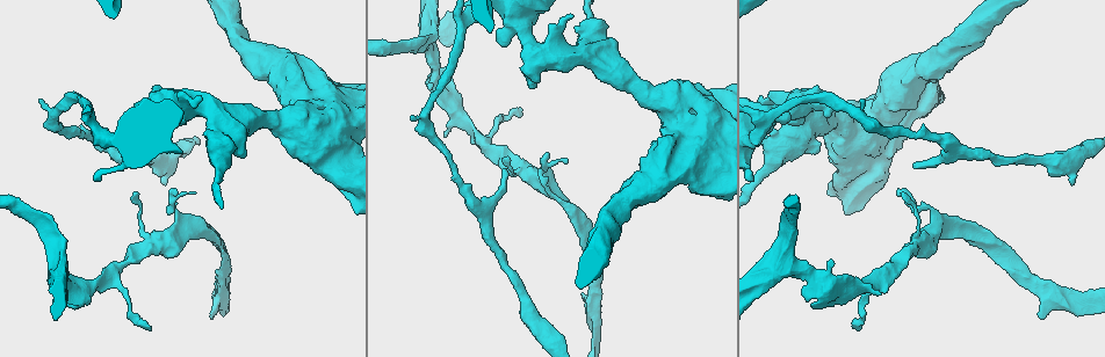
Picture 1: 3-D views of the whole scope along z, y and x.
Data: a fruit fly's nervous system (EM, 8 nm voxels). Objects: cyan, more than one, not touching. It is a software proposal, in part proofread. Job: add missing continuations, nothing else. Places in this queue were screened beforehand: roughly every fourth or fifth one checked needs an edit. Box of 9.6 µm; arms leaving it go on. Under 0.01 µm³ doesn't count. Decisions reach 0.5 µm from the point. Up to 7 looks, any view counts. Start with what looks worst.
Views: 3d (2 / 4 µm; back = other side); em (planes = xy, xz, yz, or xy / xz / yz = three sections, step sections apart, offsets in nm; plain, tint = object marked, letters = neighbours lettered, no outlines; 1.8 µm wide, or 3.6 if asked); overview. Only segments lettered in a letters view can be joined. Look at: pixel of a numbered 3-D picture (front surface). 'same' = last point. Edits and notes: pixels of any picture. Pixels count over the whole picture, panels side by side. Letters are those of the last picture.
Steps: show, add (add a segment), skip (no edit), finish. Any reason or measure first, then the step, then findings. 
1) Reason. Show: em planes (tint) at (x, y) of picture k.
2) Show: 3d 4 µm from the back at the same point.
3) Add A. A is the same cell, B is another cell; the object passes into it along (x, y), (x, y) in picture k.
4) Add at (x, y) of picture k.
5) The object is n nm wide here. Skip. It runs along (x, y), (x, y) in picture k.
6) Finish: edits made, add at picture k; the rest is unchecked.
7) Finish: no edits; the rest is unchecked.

An open end. Show: em yz step 8 (tint) at (212, 319) of picture 1.

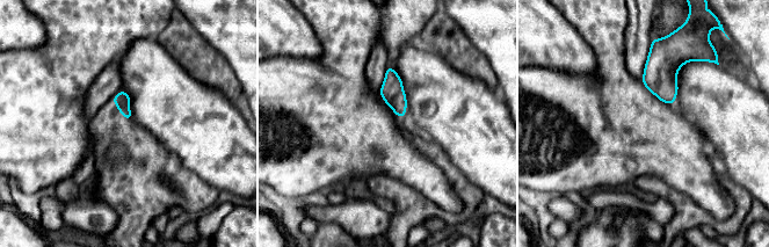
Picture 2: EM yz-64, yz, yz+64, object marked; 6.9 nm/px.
Cut it another way. Show: em planes (letters) at the same point.

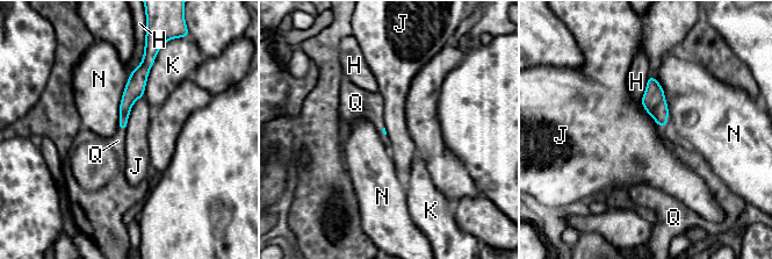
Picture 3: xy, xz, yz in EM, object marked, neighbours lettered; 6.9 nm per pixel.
Add Q. Q is the same cell, H, J, K and N are other cells; the object passes into it along (130, 95), (122, 130), (117, 142) in picture 3; the neuron continues.

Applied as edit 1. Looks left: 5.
An open end. Show: em planes (plain) at (833, 306) of picture 1.

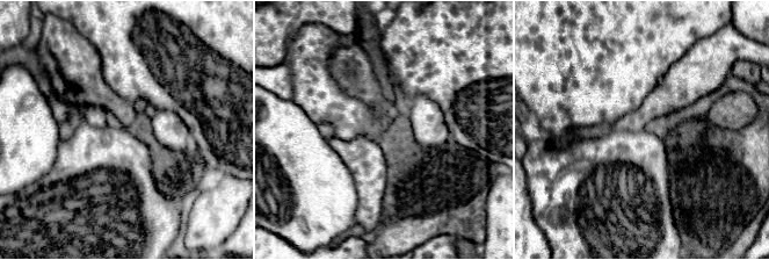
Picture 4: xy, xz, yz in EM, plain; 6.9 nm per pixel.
See the neighbours. Show: em planes (letters) at the same point.

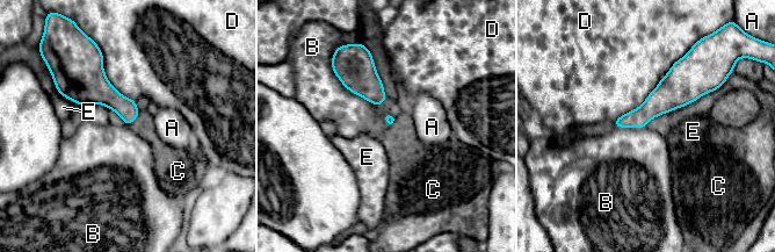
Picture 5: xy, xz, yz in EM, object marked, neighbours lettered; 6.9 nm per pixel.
The longest contact is with D, 650 nm. Skip. A, B, C, D and E are other cells; none of them fits.

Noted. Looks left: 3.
Branch stops here. Show: 3d 4 µm at (49, 217) of picture 1.

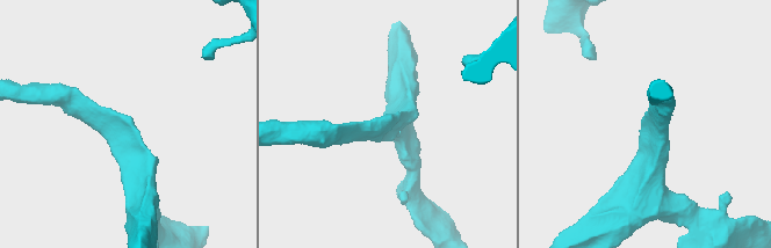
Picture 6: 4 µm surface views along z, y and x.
The arms are 200, 280 nm wide; shape alone is not enough. Show: em 3.6 µm planes (letters) at (641, 122) of picture 6.

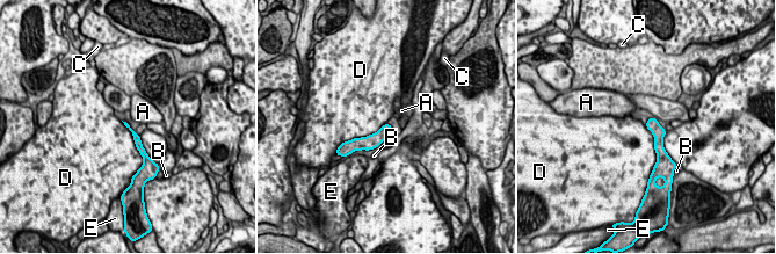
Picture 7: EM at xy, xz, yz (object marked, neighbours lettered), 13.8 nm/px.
Skip. A, B, C, D and E are other cells; it runs along (651, 121), (659, 132), (659, 154) in picture 7; none of them fits.

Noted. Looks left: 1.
Finish: edits made, add at picture 3; the rest is unchecked.

